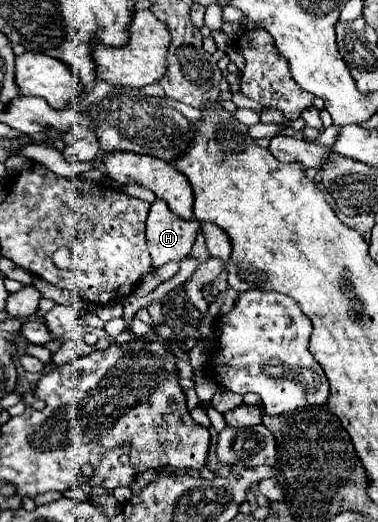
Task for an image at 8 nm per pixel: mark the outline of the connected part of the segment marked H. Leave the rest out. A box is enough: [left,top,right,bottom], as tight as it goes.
[146,199,200,267]

